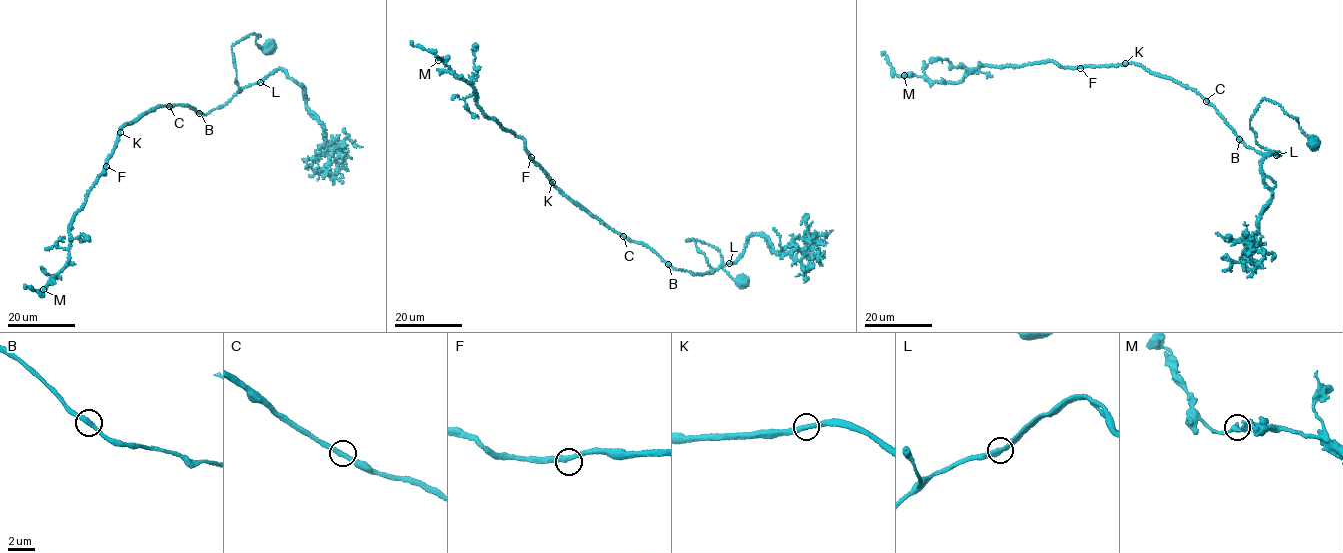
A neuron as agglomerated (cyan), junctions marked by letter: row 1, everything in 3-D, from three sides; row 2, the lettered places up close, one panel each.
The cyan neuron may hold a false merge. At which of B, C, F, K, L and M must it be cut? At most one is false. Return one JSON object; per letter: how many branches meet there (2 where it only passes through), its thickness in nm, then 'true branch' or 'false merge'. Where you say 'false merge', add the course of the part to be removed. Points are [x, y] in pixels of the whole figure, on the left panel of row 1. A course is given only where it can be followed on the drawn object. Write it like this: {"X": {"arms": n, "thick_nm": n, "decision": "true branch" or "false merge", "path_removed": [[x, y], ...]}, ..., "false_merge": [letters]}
{"B": {"arms": 2, "thick_nm": 360, "decision": "true branch"}, "C": {"arms": 2, "thick_nm": 340, "decision": "true branch"}, "F": {"arms": 2, "thick_nm": 360, "decision": "true branch"}, "K": {"arms": 2, "thick_nm": 360, "decision": "true branch"}, "L": {"arms": 2, "thick_nm": 360, "decision": "true branch"}, "M": {"arms": 2, "thick_nm": 340, "decision": "true branch"}, "false_merge": []}

